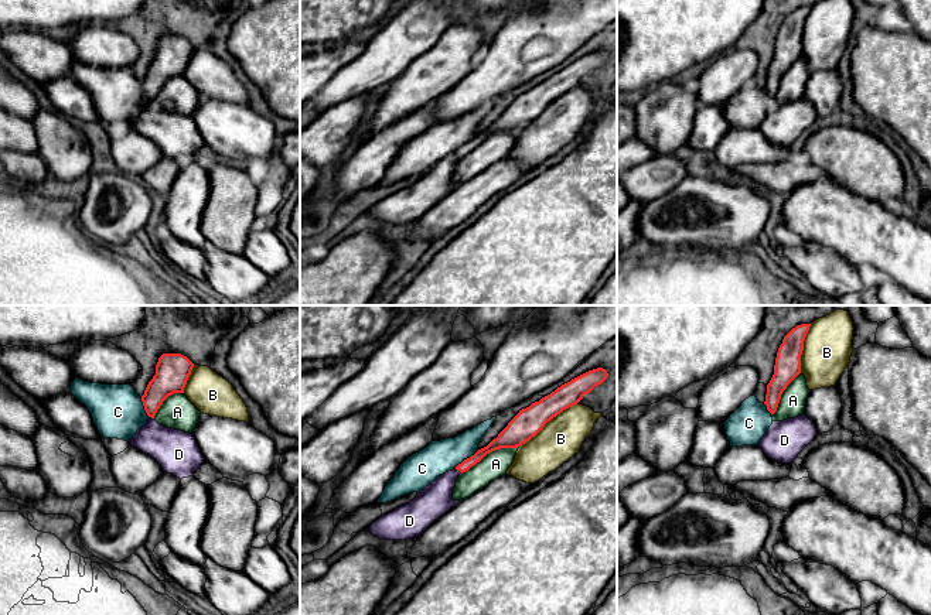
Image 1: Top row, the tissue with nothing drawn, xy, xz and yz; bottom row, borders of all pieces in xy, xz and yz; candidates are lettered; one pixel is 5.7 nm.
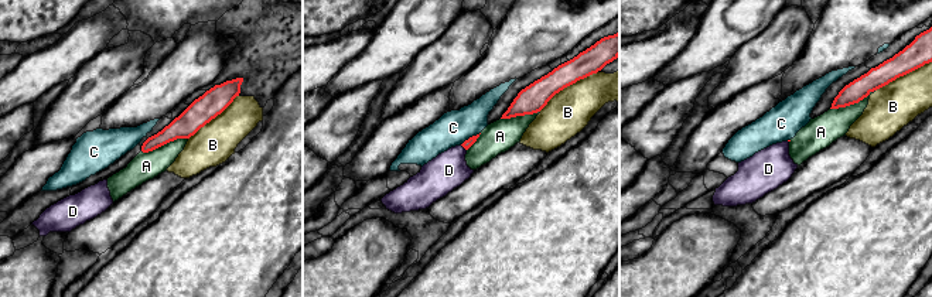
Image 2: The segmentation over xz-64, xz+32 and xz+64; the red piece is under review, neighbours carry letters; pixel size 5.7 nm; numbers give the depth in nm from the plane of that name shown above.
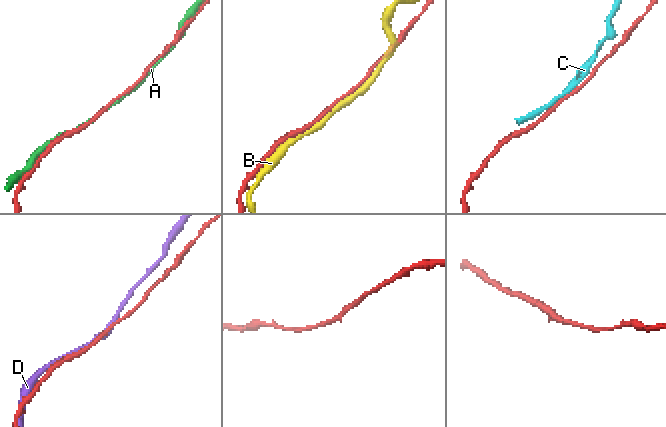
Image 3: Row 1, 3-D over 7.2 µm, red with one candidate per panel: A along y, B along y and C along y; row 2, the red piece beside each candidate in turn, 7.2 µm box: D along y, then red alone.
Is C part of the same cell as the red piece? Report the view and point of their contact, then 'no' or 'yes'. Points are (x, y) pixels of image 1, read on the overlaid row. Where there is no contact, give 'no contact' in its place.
contact xz (467, 458); no

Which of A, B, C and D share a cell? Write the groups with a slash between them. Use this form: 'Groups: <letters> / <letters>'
Groups: A / B / C / D

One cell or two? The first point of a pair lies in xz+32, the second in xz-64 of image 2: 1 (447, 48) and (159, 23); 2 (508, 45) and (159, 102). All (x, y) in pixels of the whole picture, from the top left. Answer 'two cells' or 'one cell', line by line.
1: two cells
2: one cell

